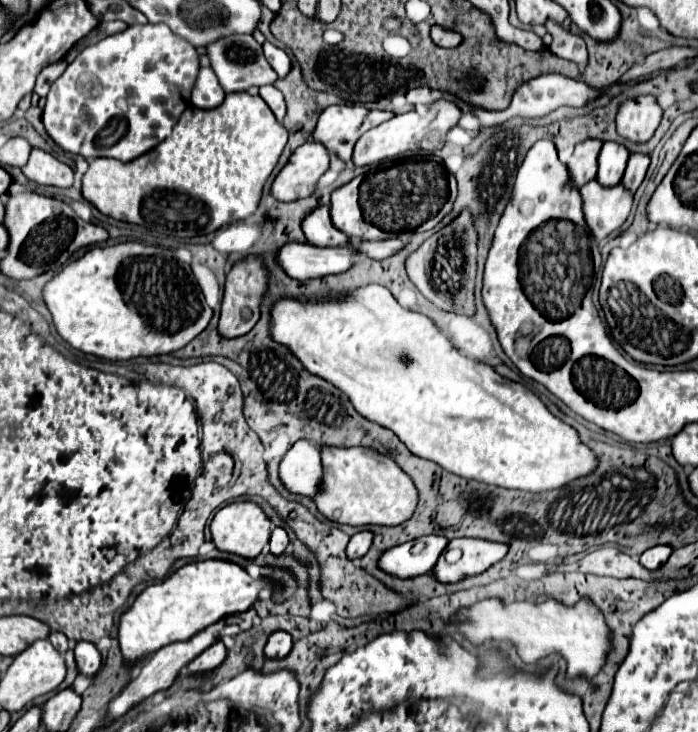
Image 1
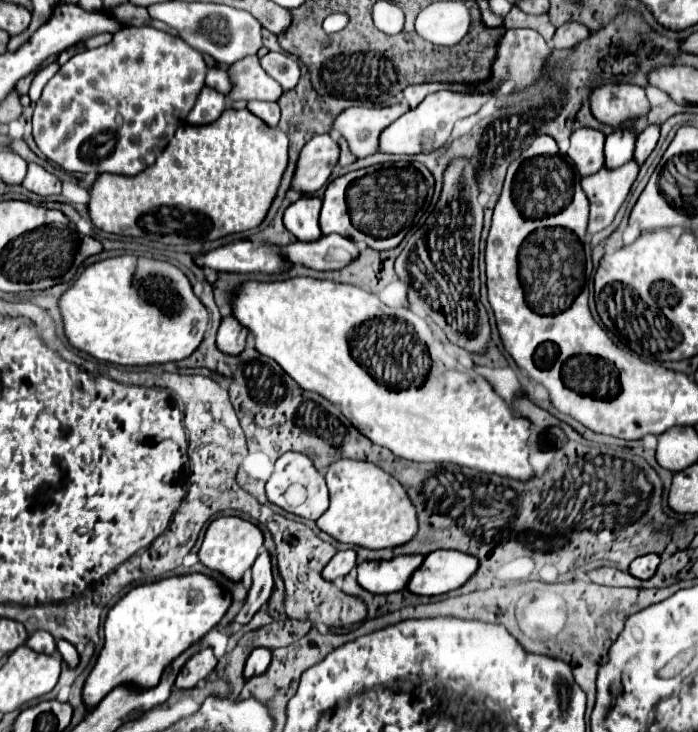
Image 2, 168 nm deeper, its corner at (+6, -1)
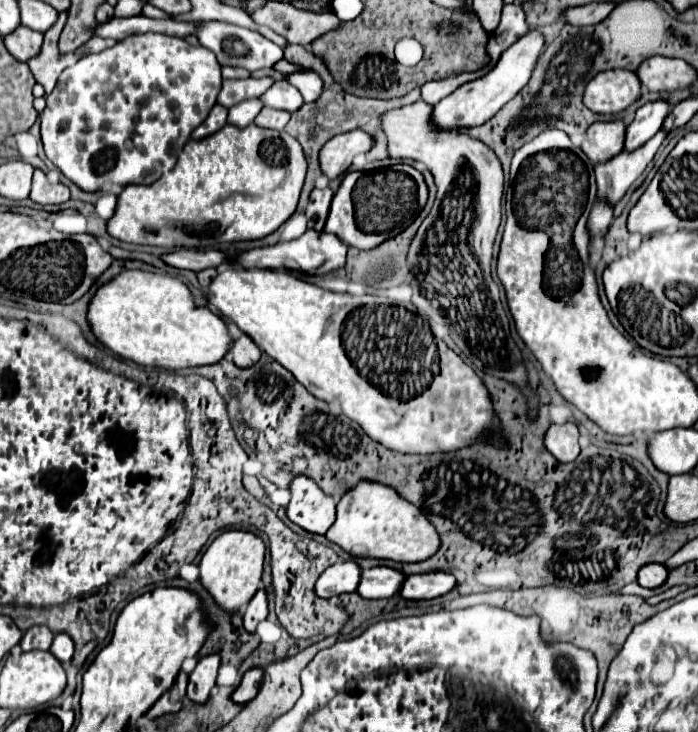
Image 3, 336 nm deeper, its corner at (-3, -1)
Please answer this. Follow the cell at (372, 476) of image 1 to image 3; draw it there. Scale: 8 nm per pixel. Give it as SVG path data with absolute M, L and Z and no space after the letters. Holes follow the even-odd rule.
M365 478L341 496L337 504L337 520L325 536L353 556L395 562L421 562L433 556L439 548L439 534L421 508L407 502L395 488Z

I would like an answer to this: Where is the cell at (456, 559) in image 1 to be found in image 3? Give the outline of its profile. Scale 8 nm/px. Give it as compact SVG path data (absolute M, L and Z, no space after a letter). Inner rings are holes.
M435 570L407 576L399 594L407 600L431 600L451 592L455 586L457 580L449 570Z

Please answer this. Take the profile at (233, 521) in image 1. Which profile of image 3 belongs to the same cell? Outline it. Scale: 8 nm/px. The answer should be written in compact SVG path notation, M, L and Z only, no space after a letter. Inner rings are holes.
M225 530L221 532L203 554L199 568L201 568L201 582L213 594L215 602L225 610L233 612L243 608L253 594L259 590L261 574L263 574L263 558L265 558L265 542L249 532L249 530Z

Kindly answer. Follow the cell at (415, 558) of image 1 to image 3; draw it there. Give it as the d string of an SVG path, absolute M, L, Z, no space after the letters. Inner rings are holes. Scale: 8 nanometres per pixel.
M375 566L363 570L357 592L363 598L393 598L395 594L399 594L403 582L405 582L403 572L393 570L389 566Z

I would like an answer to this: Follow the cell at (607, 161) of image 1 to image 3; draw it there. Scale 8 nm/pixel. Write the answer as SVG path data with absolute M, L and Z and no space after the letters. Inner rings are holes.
M649 102L649 104L641 106L635 114L635 120L625 130L625 148L623 150L633 152L639 146L643 146L649 138L653 138L659 132L661 122L665 120L667 112L669 112L669 106L665 102Z

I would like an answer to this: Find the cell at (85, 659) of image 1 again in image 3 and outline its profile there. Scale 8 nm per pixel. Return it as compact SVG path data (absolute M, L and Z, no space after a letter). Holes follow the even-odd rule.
M57 634L55 636L55 642L51 646L51 652L53 656L57 656L61 662L69 662L75 654L75 648L73 648L73 640L67 636L67 634Z

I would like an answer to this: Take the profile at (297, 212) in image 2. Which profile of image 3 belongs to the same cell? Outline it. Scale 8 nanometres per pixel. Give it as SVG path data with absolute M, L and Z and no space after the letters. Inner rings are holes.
M323 188L323 190L313 190L309 196L309 204L305 210L307 216L307 228L323 232L327 214L329 214L329 206L331 206L331 198L333 198L333 190L331 188Z

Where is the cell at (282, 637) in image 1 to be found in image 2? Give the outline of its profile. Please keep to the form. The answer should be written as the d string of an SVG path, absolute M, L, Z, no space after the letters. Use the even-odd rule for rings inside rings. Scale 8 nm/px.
M256 648L248 660L246 660L246 666L244 666L244 678L252 678L252 676L260 676L264 674L264 670L268 668L270 664L270 650L266 648Z

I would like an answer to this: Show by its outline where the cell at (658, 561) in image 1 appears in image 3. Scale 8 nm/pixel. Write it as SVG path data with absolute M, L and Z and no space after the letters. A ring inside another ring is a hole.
M647 564L639 570L639 584L645 588L657 588L667 580L667 566L665 564Z

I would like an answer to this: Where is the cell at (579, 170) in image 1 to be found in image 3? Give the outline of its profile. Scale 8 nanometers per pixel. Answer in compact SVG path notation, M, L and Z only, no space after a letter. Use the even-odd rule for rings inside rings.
M595 122L587 128L587 138L581 144L581 150L593 164L601 164L623 150L623 140L625 122Z

